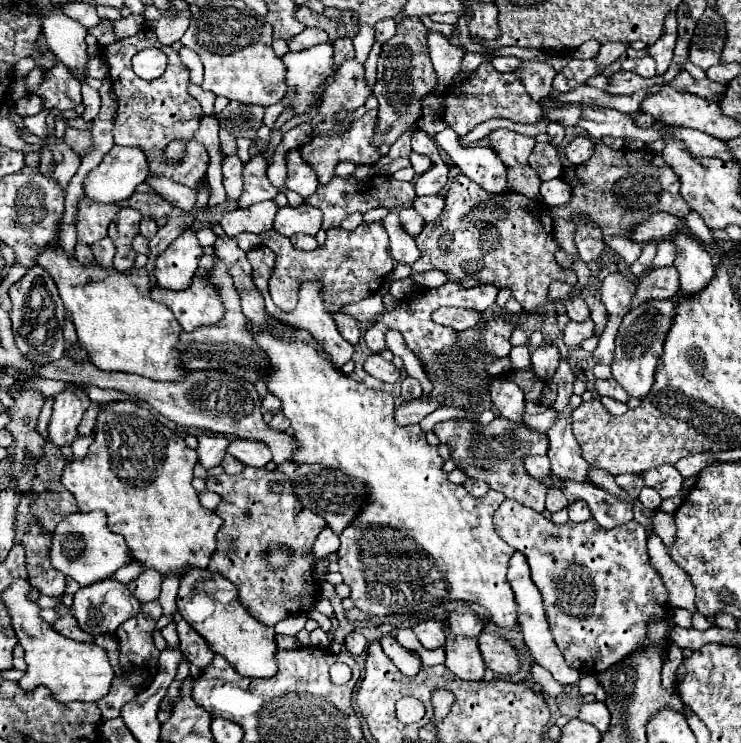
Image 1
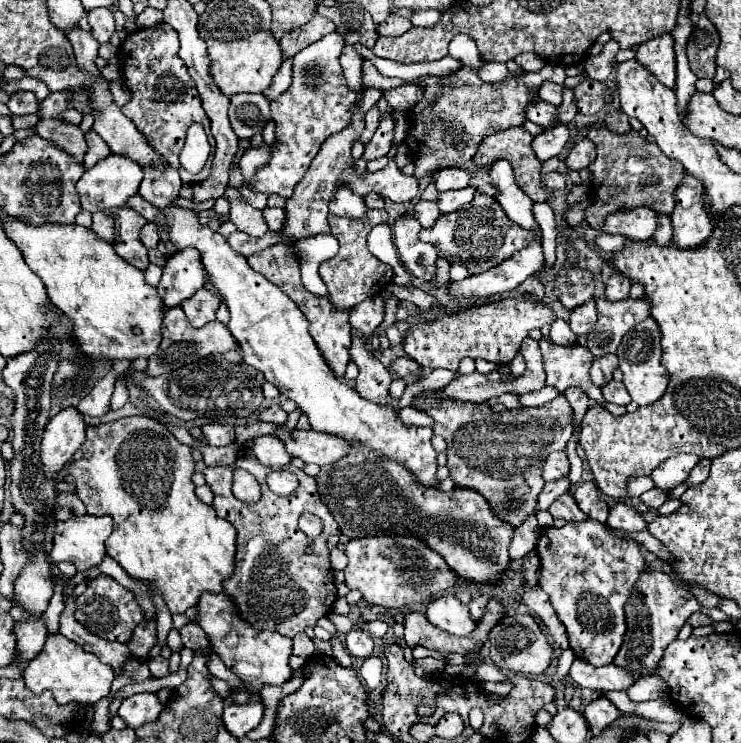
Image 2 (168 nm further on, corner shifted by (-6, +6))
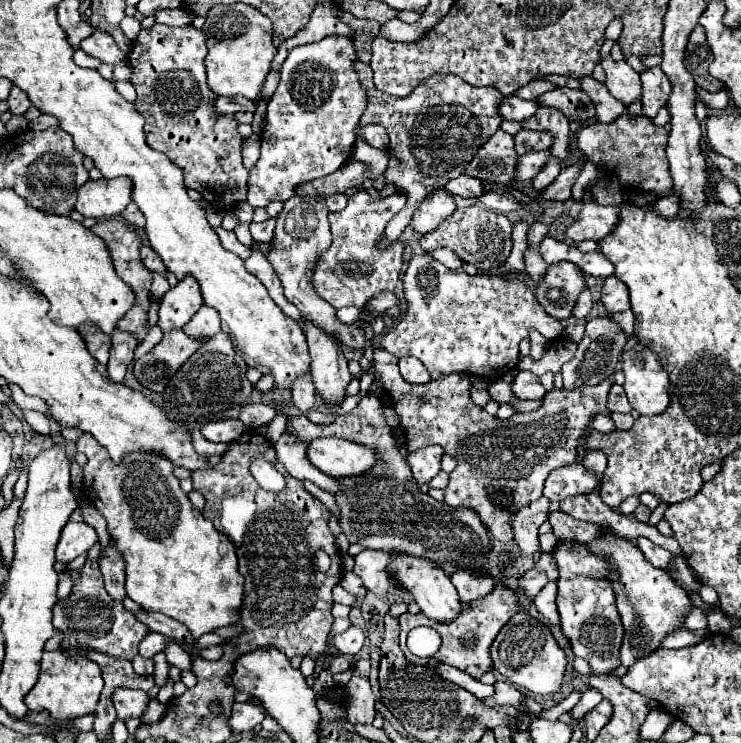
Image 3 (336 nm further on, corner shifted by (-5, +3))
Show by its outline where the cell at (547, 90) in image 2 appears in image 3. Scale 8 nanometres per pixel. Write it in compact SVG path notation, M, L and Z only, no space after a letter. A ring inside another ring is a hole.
M541 106L535 114L533 120L525 120L523 128L529 130L549 130L555 134L555 142L551 146L553 154L559 160L567 158L567 136L569 136L569 120L565 114L561 114L557 108L551 106Z

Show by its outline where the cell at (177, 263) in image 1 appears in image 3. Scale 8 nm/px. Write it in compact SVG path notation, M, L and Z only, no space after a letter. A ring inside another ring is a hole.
M189 274L185 276L185 280L179 280L163 294L157 324L163 328L163 332L183 328L191 320L191 316L199 310L201 304L203 304L201 290L197 286L197 280Z

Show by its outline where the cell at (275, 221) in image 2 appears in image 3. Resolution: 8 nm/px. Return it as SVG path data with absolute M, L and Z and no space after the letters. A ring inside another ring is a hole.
M269 218L265 222L251 222L251 236L257 242L269 242L273 236L273 228L275 228L275 218Z

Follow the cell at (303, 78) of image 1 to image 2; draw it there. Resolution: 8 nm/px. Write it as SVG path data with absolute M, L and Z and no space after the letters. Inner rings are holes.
M330 33L292 57L292 85L278 99L270 101L270 113L276 121L276 141L270 147L270 161L254 175L254 185L250 187L254 193L278 193L290 197L322 143L350 125L350 111L354 101L358 101L358 93L346 85L342 75L338 57L344 45L340 33Z

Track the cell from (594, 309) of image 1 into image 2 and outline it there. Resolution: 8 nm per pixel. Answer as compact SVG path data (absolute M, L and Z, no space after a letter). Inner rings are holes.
M596 299L598 321L594 329L588 333L586 347L590 349L592 357L604 357L608 353L616 353L622 337L634 329L634 325L642 323L650 315L650 303L642 299L624 299L612 303L608 299Z

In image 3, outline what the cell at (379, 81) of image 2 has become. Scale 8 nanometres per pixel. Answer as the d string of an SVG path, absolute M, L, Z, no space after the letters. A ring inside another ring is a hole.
M357 60L355 72L367 92L367 110L361 116L361 124L365 126L379 122L387 128L391 138L387 184L393 182L407 198L405 208L393 216L381 240L377 242L377 248L383 252L401 236L421 202L449 180L461 176L467 164L473 160L475 152L499 130L503 122L503 116L499 114L503 96L497 88L491 86L471 86L461 76L431 76L429 80L423 80L409 96L397 98L375 88L373 70L369 64Z

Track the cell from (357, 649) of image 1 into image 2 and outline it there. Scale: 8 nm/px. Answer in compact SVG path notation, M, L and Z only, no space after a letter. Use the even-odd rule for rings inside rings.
M356 629L356 631L350 631L344 639L344 645L348 649L348 653L352 657L358 657L358 659L366 659L372 655L372 649L374 649L374 643L372 643L372 637L362 631L362 629Z

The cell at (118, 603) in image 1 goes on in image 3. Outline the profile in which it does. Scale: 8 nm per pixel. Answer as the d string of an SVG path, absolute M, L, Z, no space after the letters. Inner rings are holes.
M85 562L81 568L81 582L73 586L73 592L55 604L53 608L53 624L57 630L65 634L63 646L75 646L81 644L85 648L93 648L117 658L133 658L137 656L137 646L149 632L149 628L137 620L129 610L119 600L113 600L103 586L103 574L99 570L99 564Z

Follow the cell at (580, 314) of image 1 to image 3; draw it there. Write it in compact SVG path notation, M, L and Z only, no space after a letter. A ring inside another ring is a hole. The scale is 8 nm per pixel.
M561 262L547 268L543 282L535 288L535 296L545 312L557 320L563 320L571 316L575 300L585 288L587 282L581 268L569 262Z

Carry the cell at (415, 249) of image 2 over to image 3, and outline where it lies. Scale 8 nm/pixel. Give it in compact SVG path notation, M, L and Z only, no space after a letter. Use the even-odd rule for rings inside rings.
M415 254L409 260L407 272L403 276L407 314L403 320L395 322L381 338L381 348L395 354L397 358L415 356L423 362L427 372L467 372L487 380L497 380L511 372L519 362L519 342L529 336L531 330L539 330L545 338L555 338L563 332L563 326L557 318L549 316L537 302L533 290L519 280L505 280L501 276L469 276L465 270L449 270L431 254Z

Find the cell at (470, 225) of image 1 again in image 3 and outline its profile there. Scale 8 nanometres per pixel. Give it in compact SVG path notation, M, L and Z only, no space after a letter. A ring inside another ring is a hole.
M479 206L459 208L445 222L441 222L437 230L423 234L419 246L425 252L433 252L437 248L449 248L463 262L475 264L479 270L493 270L499 268L511 252L511 222L505 214L497 214Z

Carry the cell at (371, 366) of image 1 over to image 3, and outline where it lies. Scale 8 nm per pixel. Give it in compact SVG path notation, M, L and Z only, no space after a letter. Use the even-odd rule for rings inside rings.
M401 358L399 368L401 368L401 376L411 384L423 384L431 380L429 372L417 358Z

